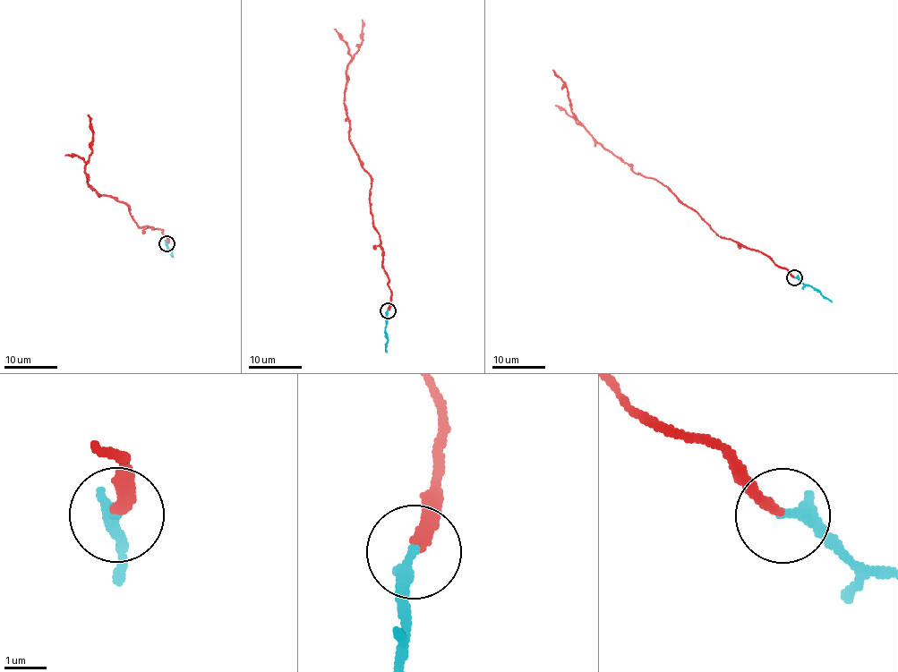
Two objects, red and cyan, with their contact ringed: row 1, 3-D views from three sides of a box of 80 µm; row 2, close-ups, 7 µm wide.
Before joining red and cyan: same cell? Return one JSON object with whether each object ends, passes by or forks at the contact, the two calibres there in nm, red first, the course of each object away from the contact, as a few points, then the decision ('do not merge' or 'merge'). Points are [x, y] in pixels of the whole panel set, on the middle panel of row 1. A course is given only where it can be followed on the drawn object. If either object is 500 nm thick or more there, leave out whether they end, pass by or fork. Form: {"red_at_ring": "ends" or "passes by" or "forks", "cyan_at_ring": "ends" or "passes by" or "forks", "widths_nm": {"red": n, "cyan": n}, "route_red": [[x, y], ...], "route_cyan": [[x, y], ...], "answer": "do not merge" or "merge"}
{"red_at_ring": "ends", "cyan_at_ring": "ends", "widths_nm": {"red": 280, "cyan": 320}, "route_red": [[388, 310], [391, 289], [369, 202], [371, 178], [351, 141], [344, 102], [347, 65], [362, 36], [361, 20]], "route_cyan": [[388, 310], [387, 353]], "answer": "do not merge"}

